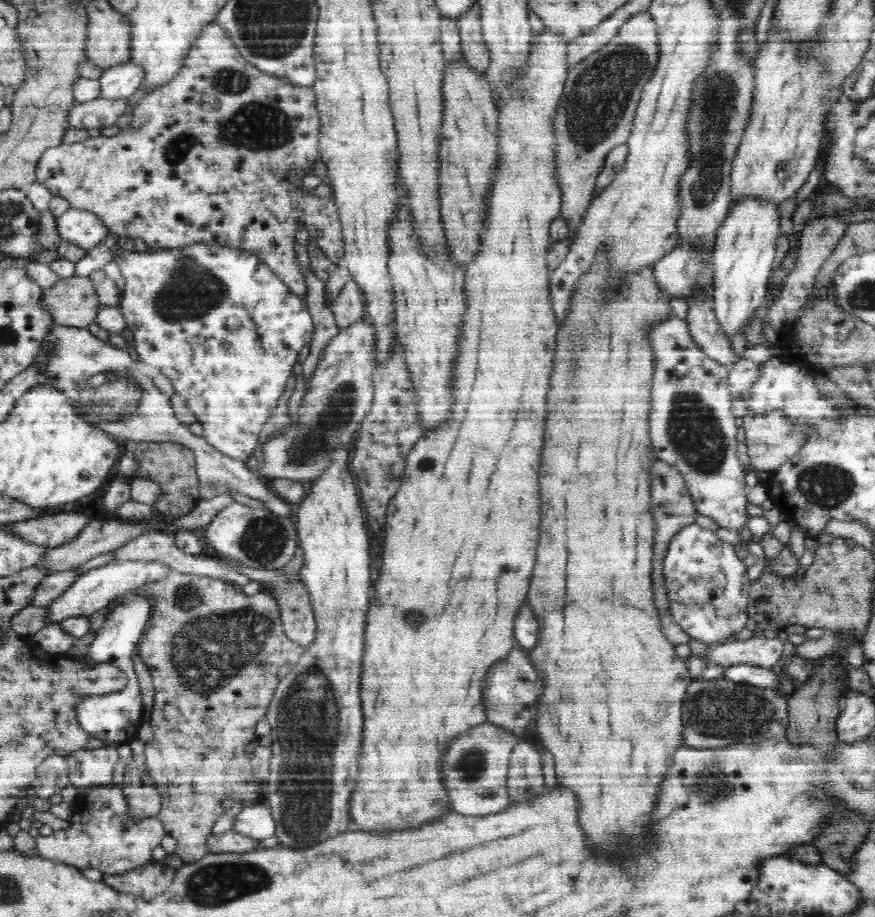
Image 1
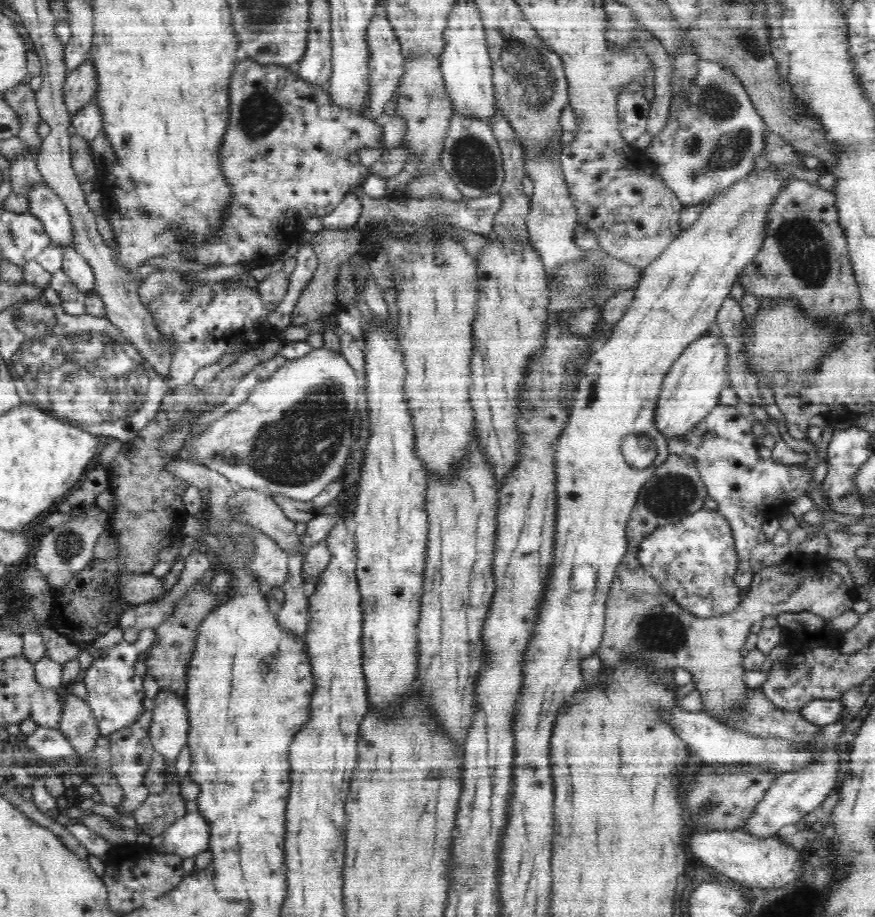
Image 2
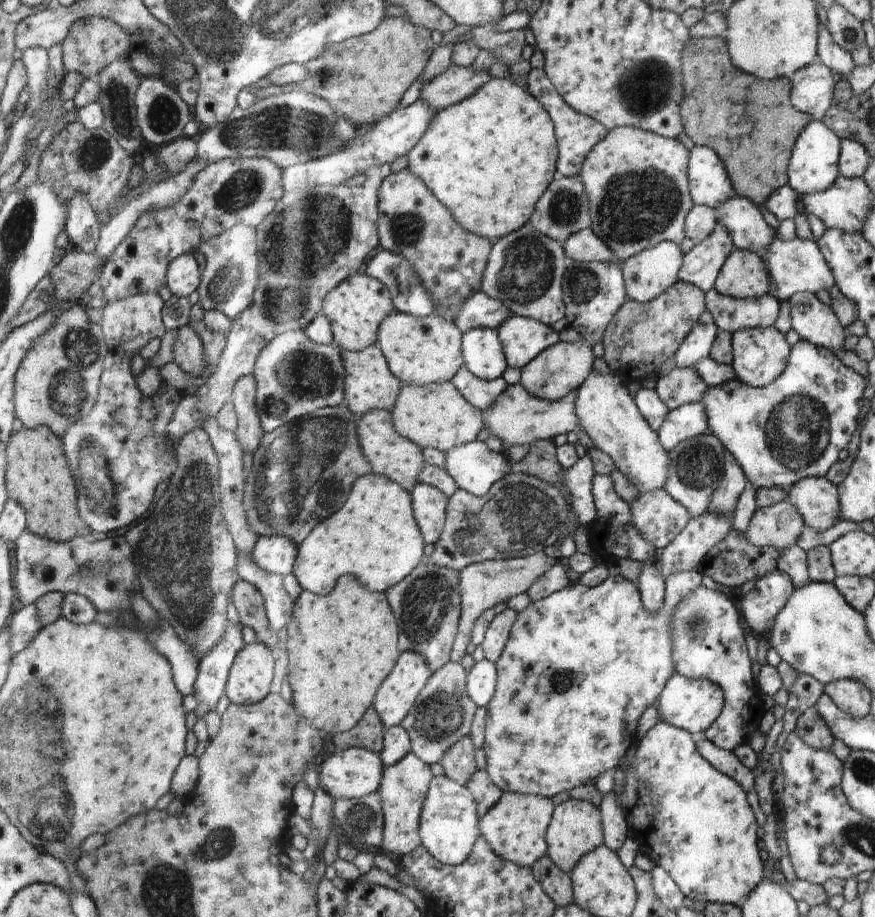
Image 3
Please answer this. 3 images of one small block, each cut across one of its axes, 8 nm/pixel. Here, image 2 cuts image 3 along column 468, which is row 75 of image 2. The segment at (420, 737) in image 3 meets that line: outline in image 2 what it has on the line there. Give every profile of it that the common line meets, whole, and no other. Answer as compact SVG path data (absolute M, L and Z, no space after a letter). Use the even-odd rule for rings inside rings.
M702 59L695 62L695 75L683 86L681 94L681 101L678 101L676 95L671 99L670 120L666 120L665 127L653 137L654 142L647 146L645 152L656 164L655 170L658 170L658 175L676 195L681 206L690 206L712 200L716 191L726 189L754 171L752 160L766 152L770 128L754 110L747 89L738 77L731 73L722 73L715 64Z

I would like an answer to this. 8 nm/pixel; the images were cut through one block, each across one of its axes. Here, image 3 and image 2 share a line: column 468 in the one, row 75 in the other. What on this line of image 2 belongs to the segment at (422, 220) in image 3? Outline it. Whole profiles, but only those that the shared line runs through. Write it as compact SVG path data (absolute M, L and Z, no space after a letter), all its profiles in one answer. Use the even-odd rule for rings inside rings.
M252 59L238 60L236 68L233 70L233 75L229 78L228 95L230 95L230 107L229 107L229 124L226 128L226 134L222 138L222 146L220 146L220 152L218 152L218 159L220 159L220 169L222 169L222 175L226 177L226 181L230 183L232 187L232 200L226 208L226 220L224 220L224 226L220 228L220 234L216 240L212 240L208 246L204 248L198 248L194 250L194 254L190 256L190 260L194 262L200 262L200 264L220 264L228 266L229 264L238 264L238 262L252 262L252 266L256 266L258 258L260 258L260 269L264 266L270 266L278 261L278 248L282 246L280 242L286 240L284 232L280 226L286 226L286 220L288 218L298 218L298 220L306 220L309 216L320 217L332 212L345 194L354 191L360 178L369 176L370 168L364 170L362 167L355 167L350 161L348 156L354 153L360 148L372 148L373 144L377 141L375 136L377 135L377 128L373 124L369 123L369 120L364 120L360 116L353 116L348 111L340 109L336 106L334 101L331 100L330 93L326 91L326 86L312 85L310 82L303 80L298 76L294 68L288 66L280 66L275 64L263 65Z

